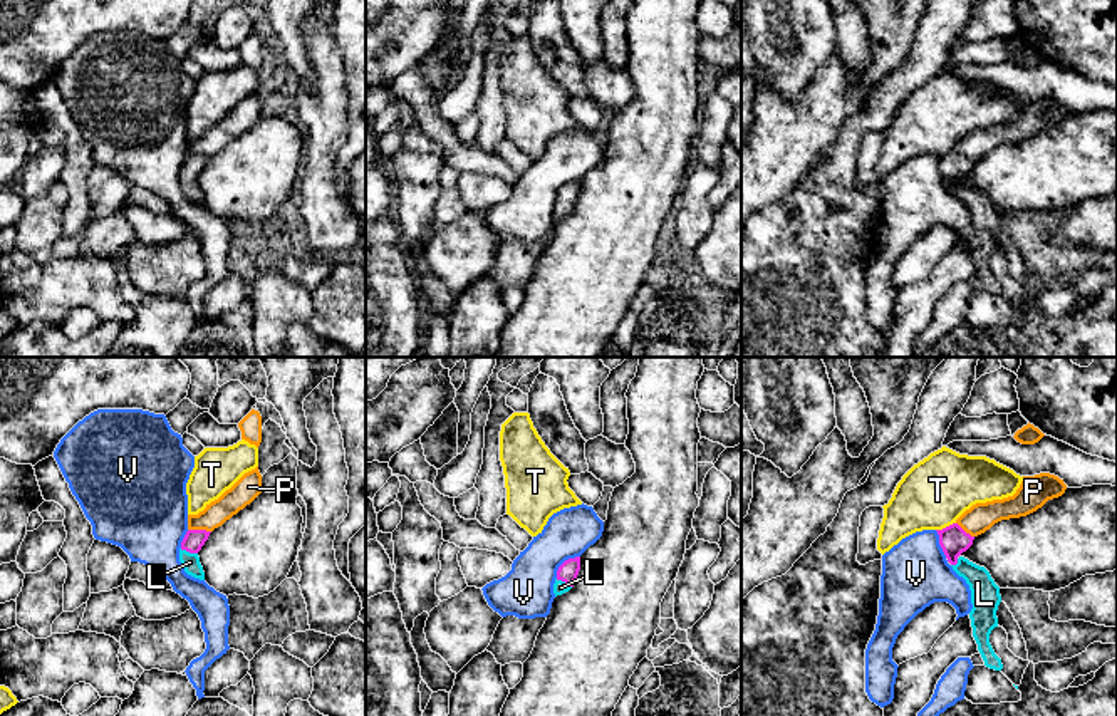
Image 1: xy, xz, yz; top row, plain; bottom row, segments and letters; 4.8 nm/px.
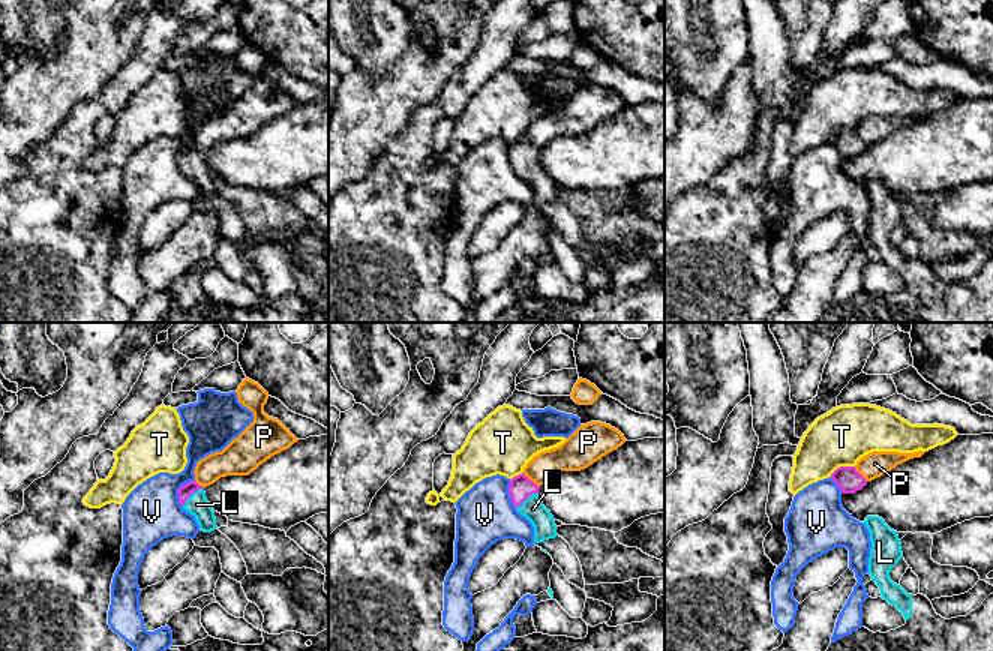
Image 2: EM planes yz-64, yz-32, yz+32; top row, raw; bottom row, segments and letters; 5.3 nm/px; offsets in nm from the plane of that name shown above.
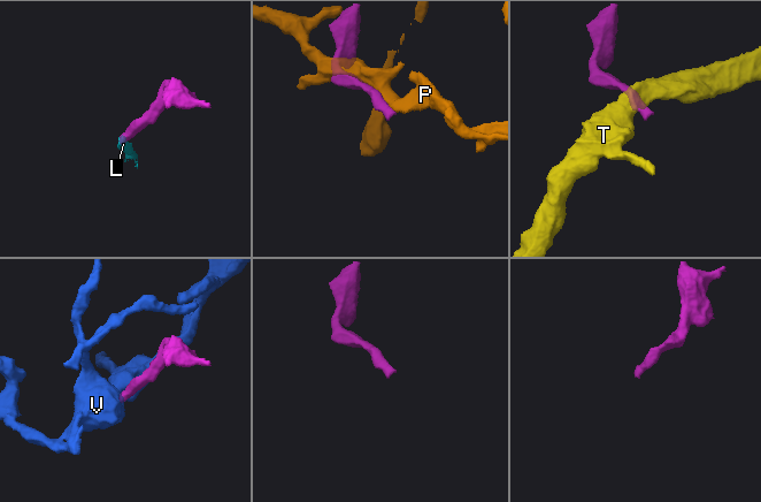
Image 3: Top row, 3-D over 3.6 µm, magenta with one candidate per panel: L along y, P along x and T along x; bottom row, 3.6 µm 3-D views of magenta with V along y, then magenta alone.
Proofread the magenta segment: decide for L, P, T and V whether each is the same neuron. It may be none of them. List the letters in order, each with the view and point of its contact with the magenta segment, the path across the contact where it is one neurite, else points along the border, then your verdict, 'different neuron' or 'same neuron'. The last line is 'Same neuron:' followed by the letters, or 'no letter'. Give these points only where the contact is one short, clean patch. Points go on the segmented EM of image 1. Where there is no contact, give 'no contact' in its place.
L: meets magenta in xy at (188, 550); runs through xy (193, 540), (188, 550), (190, 562); same neuron
P: meets magenta in xy at (200, 530); different neuron
T: meets magenta in yz at (946, 527); border along yz (955, 522), (936, 530); different neuron
V: meets magenta in xz at (564, 562); border along xz (579, 555), (569, 557), (559, 567), (555, 577); different neuron
Same neuron: L

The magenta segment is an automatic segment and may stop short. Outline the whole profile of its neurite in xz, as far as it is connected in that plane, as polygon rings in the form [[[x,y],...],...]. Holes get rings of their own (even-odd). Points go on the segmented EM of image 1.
[[[580,557],[569,558],[558,567],[557,579],[553,584],[555,597],[569,592],[574,587],[579,570],[580,570]]]

